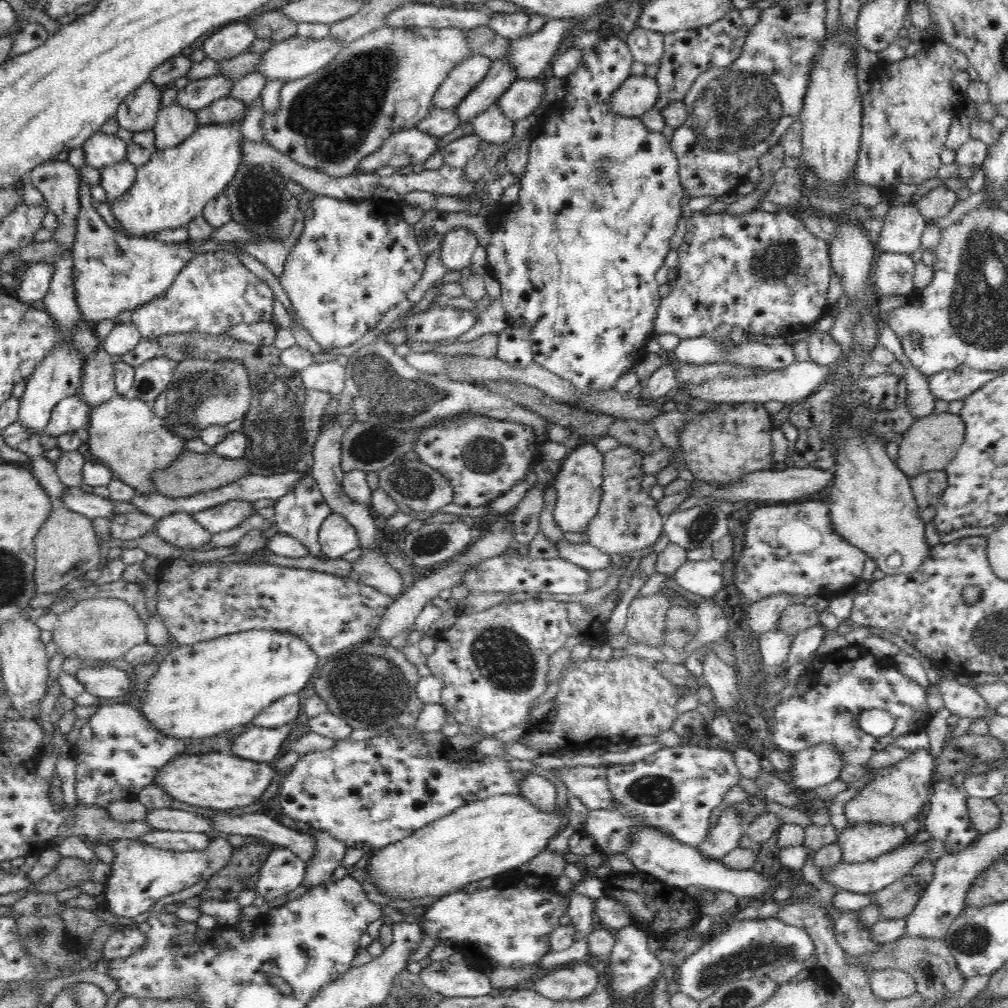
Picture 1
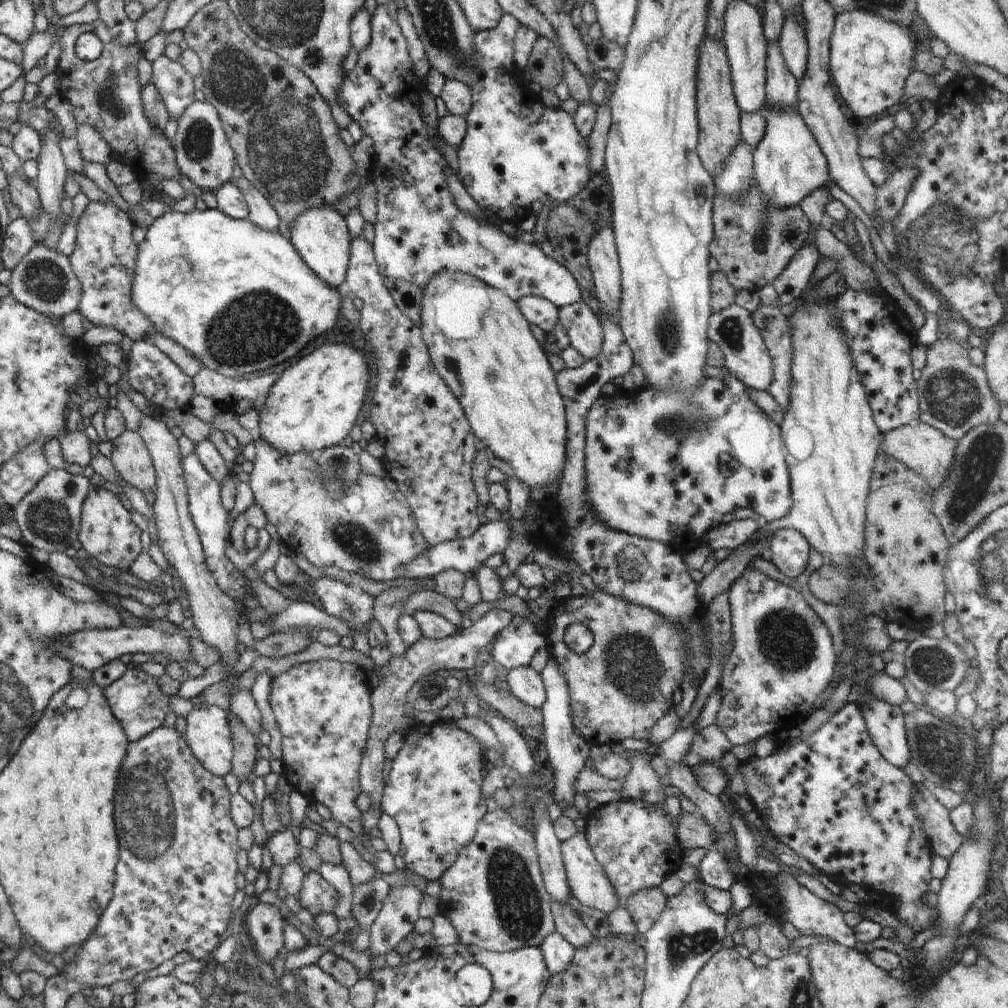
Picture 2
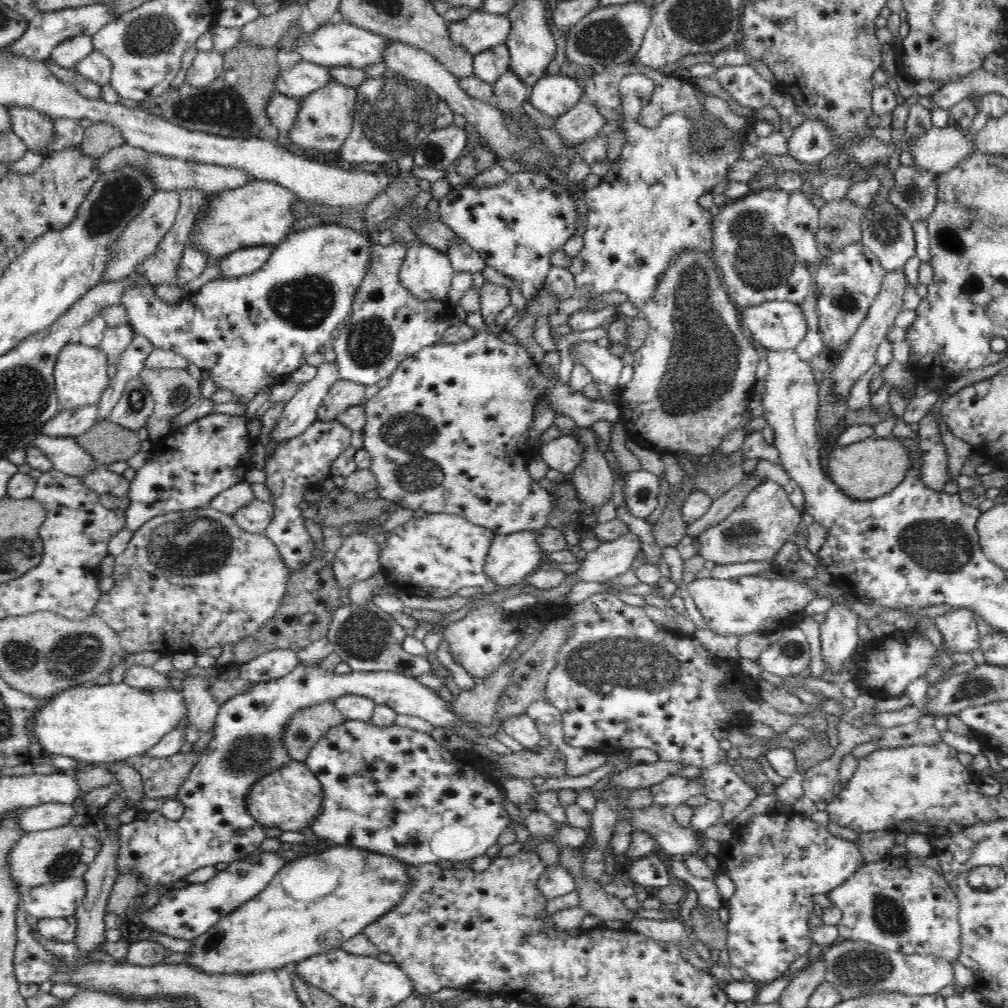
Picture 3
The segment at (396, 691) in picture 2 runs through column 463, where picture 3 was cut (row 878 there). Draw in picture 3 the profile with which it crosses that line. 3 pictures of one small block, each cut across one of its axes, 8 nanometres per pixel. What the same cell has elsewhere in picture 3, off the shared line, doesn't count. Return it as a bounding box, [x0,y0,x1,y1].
[628,853,670,889]

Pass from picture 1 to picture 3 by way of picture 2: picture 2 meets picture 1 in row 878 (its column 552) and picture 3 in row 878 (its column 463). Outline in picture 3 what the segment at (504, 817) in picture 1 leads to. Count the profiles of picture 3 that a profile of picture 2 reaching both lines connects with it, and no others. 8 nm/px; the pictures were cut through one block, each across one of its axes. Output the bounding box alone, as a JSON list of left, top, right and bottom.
[187,846,411,974]

